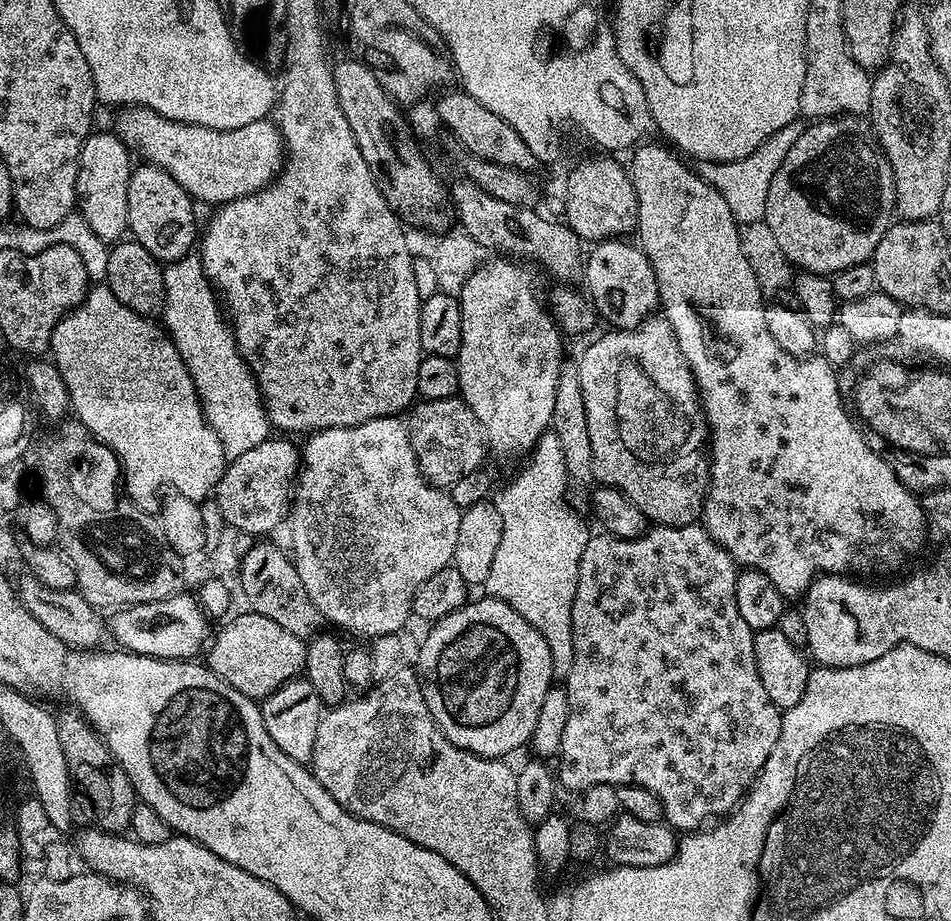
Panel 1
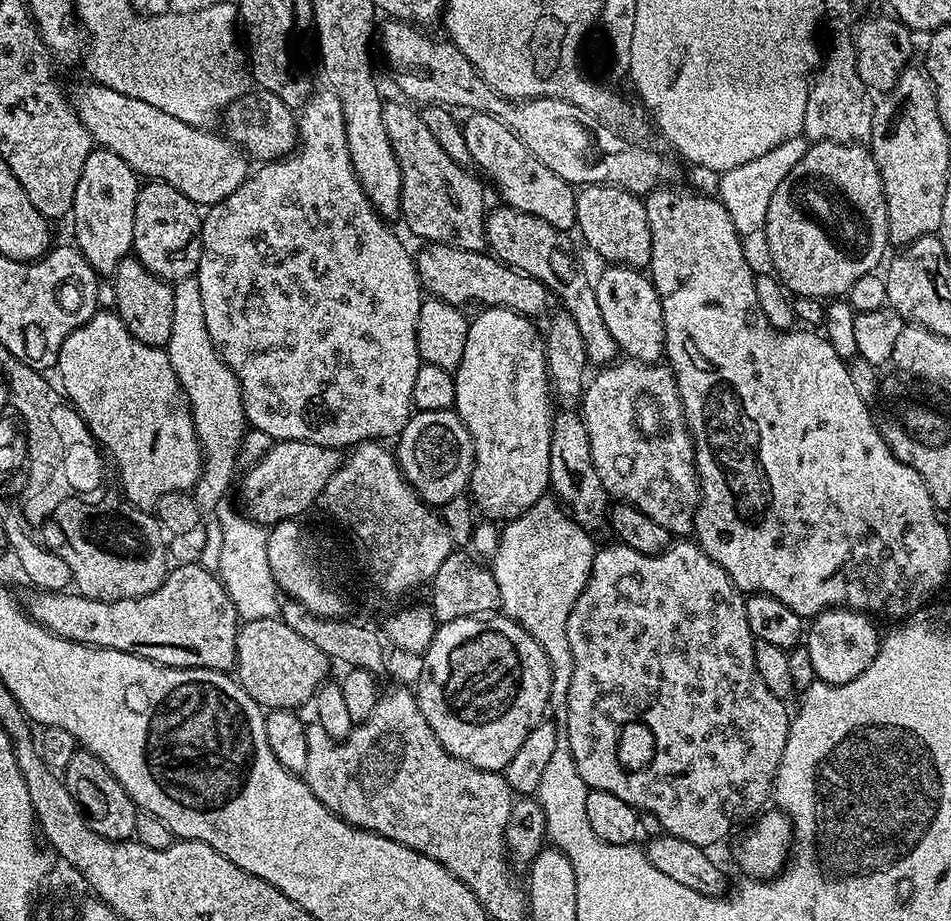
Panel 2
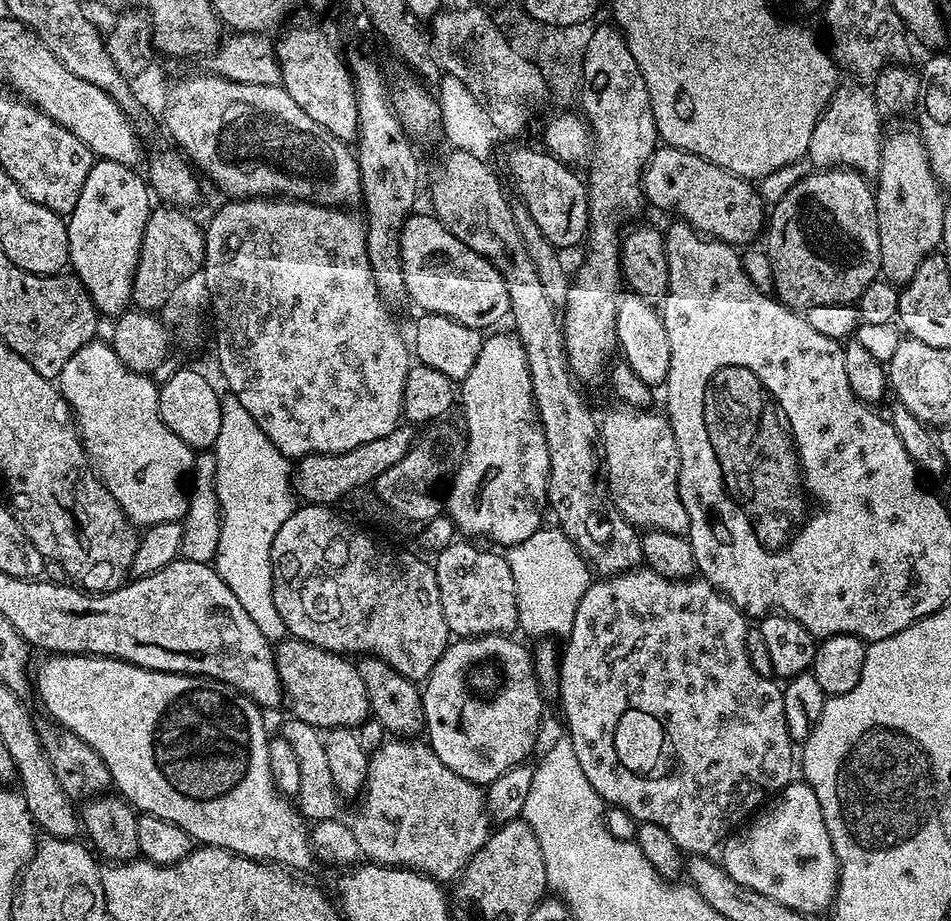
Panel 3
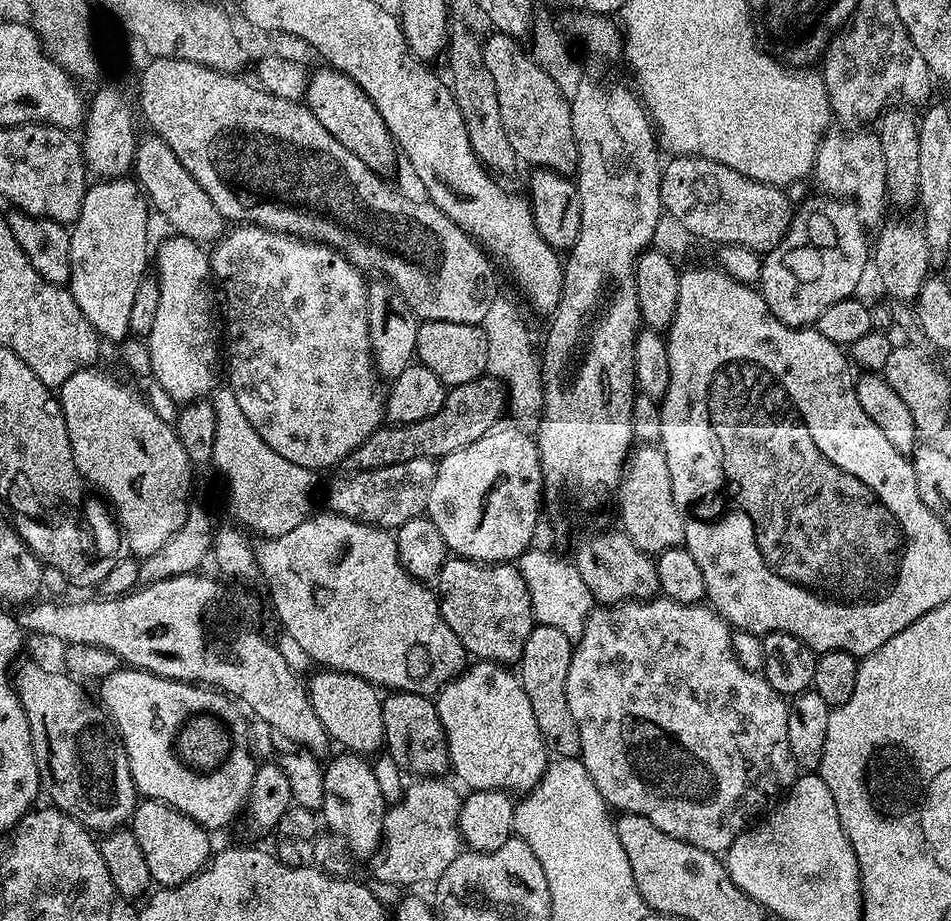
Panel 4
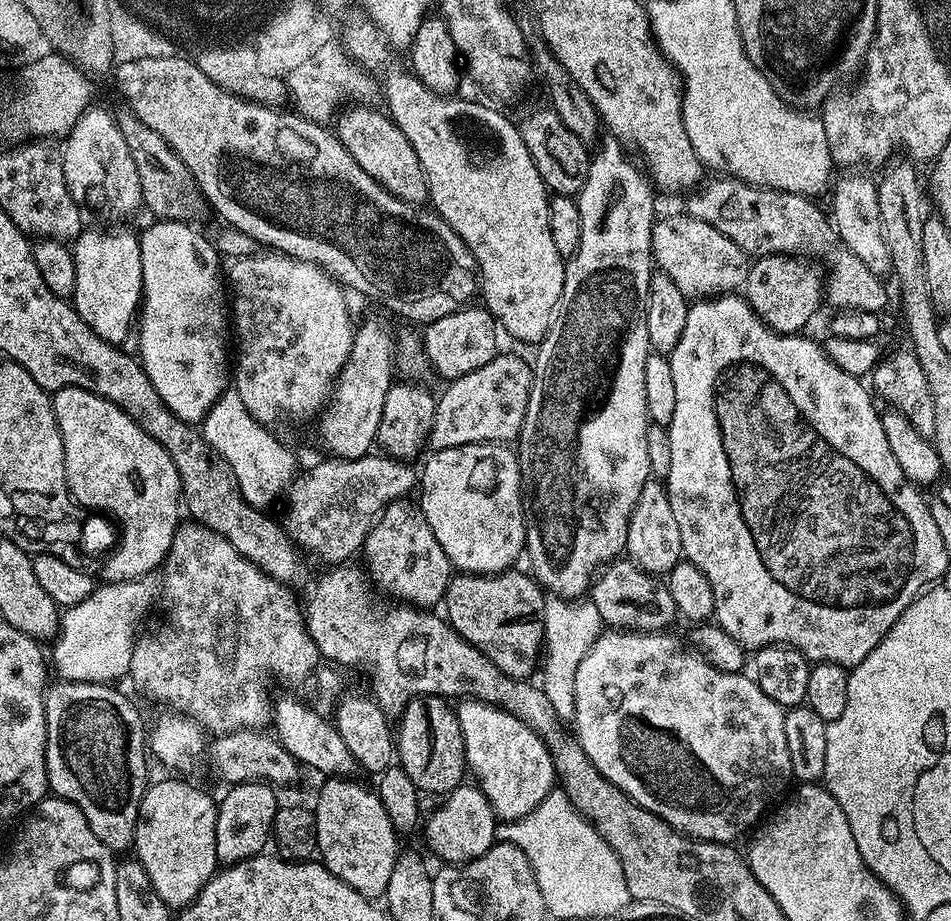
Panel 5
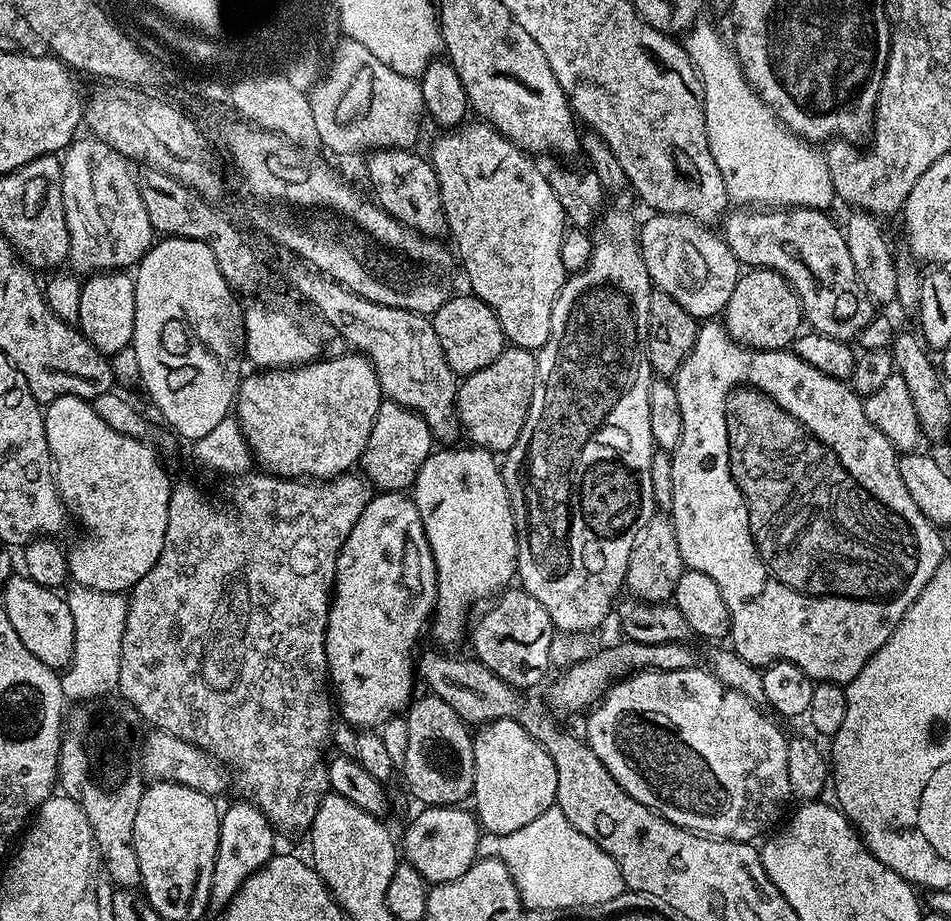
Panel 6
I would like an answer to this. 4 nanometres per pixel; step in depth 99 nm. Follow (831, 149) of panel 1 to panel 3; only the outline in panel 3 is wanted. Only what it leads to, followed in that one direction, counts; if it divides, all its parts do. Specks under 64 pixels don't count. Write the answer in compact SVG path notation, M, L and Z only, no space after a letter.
M822 168L813 170L787 191L780 201L773 203L770 215L766 220L766 251L770 266L773 267L773 286L775 299L793 310L806 310L810 306L826 306L827 304L852 304L880 276L880 251L878 250L878 218L876 217L876 193L869 177L853 168Z

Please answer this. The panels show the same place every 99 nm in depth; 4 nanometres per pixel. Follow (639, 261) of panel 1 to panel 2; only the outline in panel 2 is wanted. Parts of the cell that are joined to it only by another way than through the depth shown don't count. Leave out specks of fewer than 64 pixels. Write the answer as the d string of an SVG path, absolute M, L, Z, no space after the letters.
M608 266L595 281L598 310L602 310L602 322L610 330L621 353L629 360L641 360L644 364L657 363L665 355L664 319L662 302L651 279L643 271L627 266Z

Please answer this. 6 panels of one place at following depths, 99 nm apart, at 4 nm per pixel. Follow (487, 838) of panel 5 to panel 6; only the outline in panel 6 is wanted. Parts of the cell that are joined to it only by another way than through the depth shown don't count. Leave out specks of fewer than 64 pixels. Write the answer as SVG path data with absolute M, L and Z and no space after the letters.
M464 806L421 807L420 813L408 824L402 840L402 856L407 864L429 885L454 882L478 859L478 842L482 829L473 813Z

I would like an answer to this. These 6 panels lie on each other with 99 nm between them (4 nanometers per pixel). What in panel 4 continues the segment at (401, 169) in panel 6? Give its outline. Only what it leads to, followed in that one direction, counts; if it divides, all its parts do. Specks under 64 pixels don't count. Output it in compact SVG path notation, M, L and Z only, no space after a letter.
M320 66L308 77L308 87L304 92L303 99L306 107L312 111L314 118L346 146L350 154L362 158L371 172L385 174L396 164L398 160L398 149L396 141L392 139L386 122L382 122L382 114L378 114L378 106L370 102L370 98L356 83L349 78L345 72L337 72L331 66Z

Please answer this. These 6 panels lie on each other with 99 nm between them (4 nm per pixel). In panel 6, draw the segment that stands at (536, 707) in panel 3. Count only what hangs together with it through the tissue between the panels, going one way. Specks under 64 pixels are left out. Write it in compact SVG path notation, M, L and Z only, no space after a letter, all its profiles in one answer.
M496 720L485 724L475 733L474 746L474 786L471 803L476 803L474 815L484 832L494 834L514 834L514 830L522 830L538 814L556 803L558 790L558 770L550 758L550 754L516 720Z

